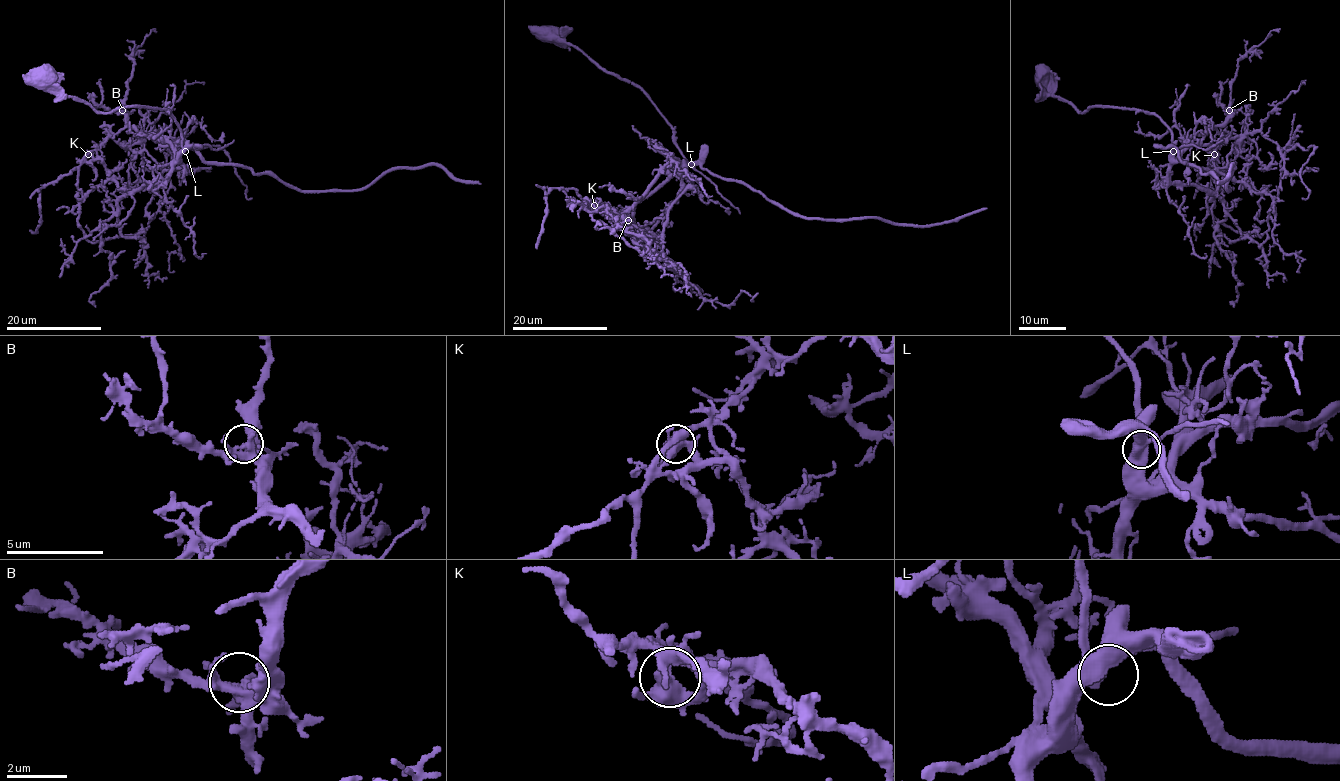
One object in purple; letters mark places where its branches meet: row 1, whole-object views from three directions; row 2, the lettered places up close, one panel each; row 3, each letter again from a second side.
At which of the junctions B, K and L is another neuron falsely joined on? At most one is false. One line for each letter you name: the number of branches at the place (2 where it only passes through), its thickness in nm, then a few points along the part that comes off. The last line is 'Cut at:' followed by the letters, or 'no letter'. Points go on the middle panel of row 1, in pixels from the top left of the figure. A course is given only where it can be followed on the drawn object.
K: 4 | 400 nm | (593, 205), (583, 205), (703, 298), (729, 305), (742, 291), (752, 300), (758, 293)
Cut at: K

